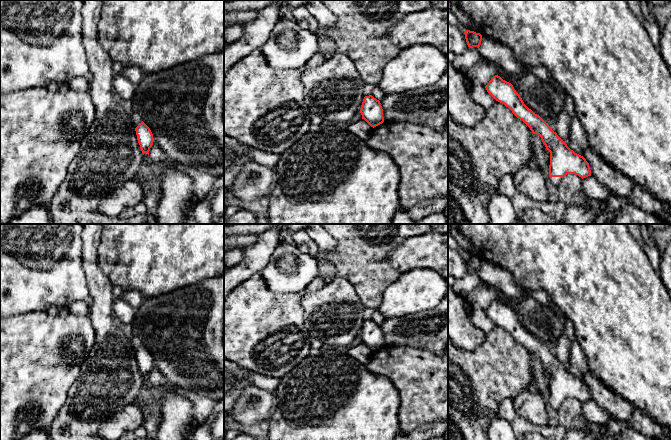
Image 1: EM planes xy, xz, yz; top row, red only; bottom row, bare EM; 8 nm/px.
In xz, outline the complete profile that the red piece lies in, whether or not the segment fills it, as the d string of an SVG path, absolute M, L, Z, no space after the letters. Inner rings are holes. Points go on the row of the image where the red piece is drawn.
M372 95L364 97L360 113L362 115L362 119L364 119L373 128L384 122L381 103Z

